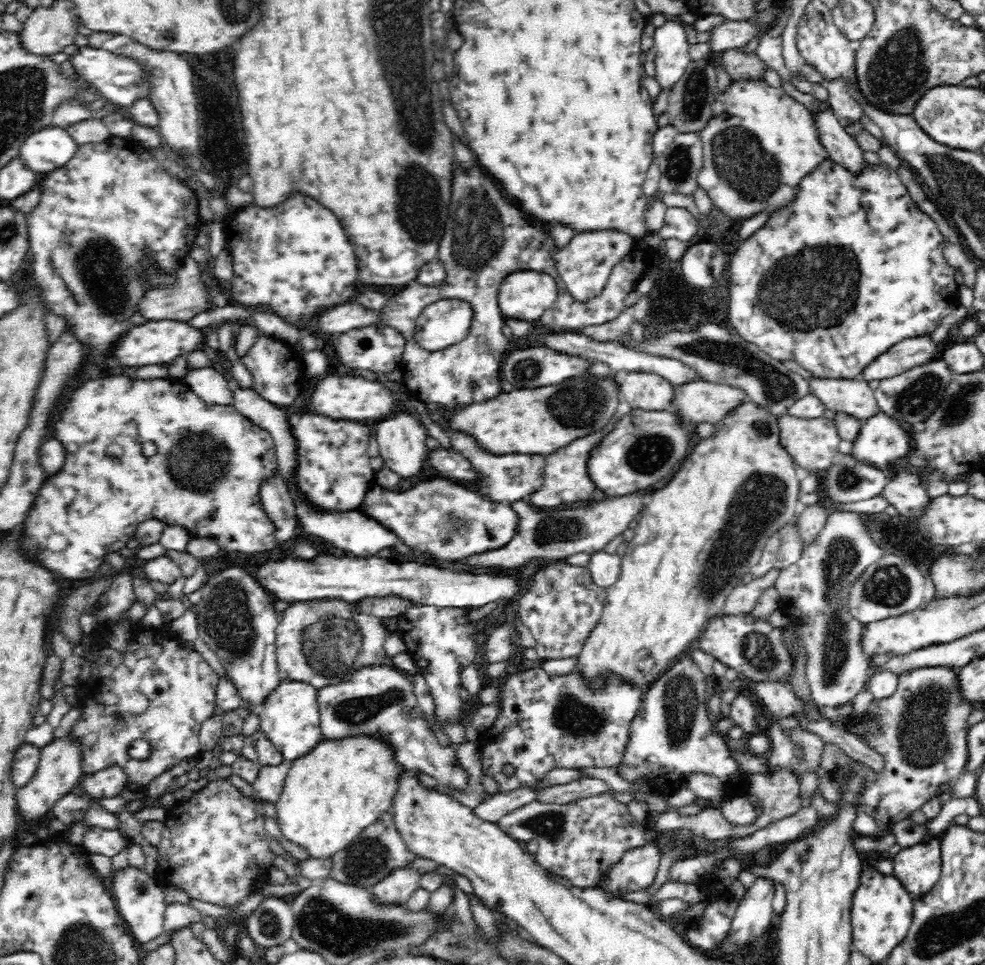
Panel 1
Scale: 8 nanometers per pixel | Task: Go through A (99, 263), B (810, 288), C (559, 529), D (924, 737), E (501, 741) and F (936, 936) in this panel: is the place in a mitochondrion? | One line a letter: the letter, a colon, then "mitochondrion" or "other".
A: mitochondrion
B: mitochondrion
C: mitochondrion
D: mitochondrion
E: other
F: mitochondrion

